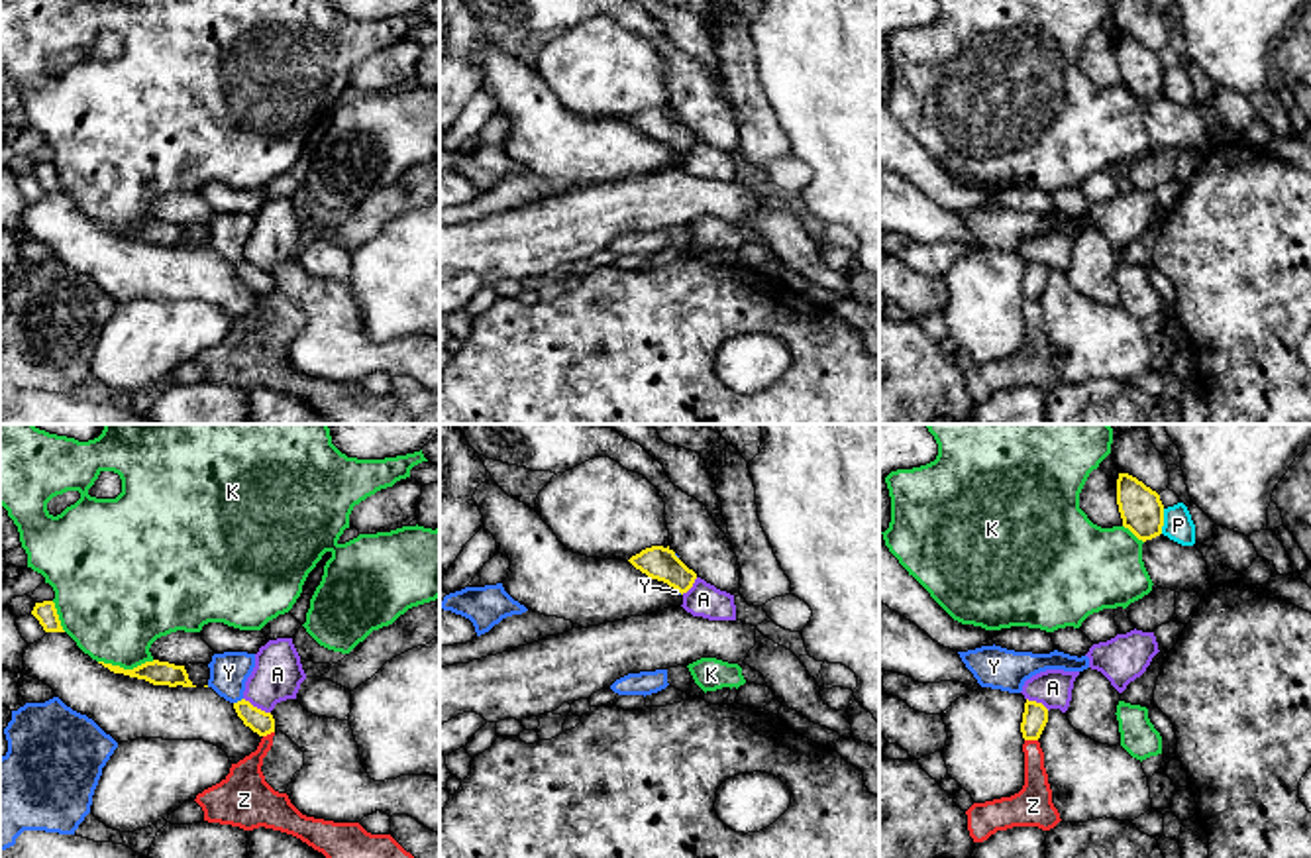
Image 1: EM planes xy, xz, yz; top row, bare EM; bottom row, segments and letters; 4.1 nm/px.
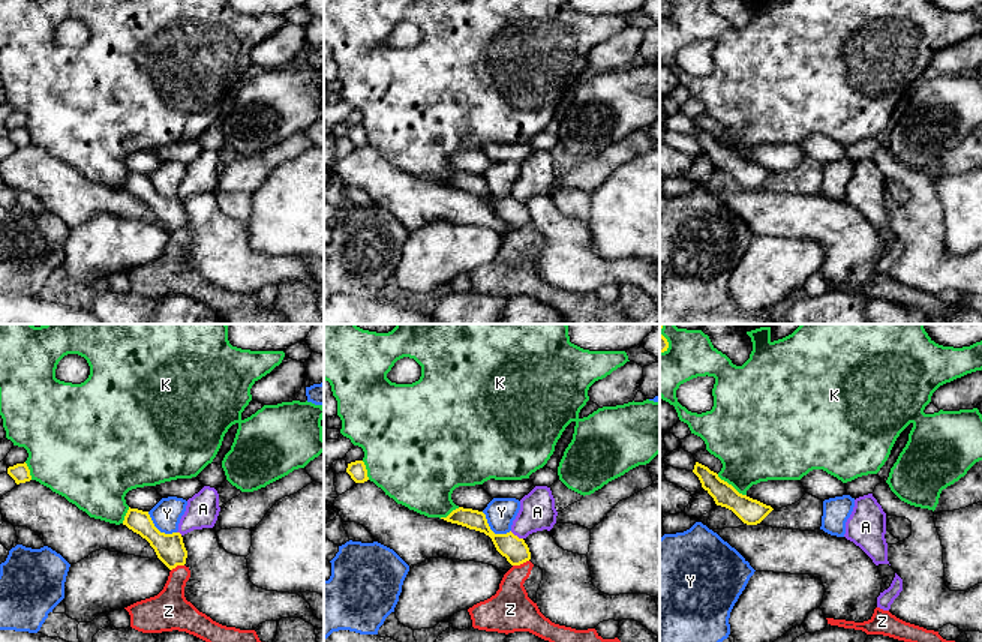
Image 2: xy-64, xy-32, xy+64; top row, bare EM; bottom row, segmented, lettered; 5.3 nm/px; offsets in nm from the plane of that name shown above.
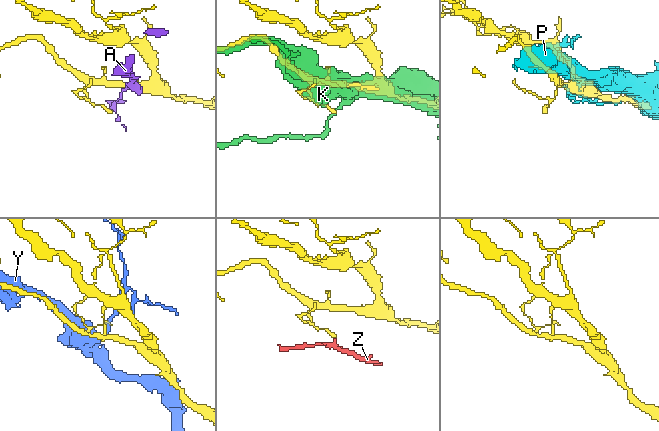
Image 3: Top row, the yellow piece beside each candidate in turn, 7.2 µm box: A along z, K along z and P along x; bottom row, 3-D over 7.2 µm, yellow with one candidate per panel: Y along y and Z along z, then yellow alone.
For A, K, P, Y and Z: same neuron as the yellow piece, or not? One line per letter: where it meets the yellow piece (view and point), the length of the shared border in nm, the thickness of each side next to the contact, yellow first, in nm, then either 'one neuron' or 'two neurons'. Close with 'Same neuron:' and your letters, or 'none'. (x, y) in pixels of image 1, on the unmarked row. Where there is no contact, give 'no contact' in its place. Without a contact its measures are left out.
A: xy (256, 268) | 130 nm | 90/200 nm | two neurons
K: xy (126, 230) | 240 nm | 100/400 nm | two neurons
P: yz (1162, 81) | 110 nm | 180/120 nm | two neurons
Y: xy (238, 262) | 50 nm | 90/160 nm | two neurons
Z: yz (1031, 299) | 60 nm | 110/140 nm | two neurons
Same neuron: none

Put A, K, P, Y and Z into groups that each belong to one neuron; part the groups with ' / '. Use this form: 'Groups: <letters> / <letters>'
Groups: A / K / P / Y / Z

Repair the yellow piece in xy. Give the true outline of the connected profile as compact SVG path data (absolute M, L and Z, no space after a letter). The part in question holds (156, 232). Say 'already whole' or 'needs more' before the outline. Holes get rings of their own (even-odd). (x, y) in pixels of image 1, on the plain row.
already whole; M153 220L153 222L141 224L141 226L133 228L133 230L124 230L120 226L104 224L104 222L98 222L98 224L102 224L104 228L108 228L114 234L124 234L124 236L130 236L130 238L145 240L145 241L149 241L153 245L196 247L188 240L188 234L186 234L184 226L175 226L175 224L169 224L169 222Z

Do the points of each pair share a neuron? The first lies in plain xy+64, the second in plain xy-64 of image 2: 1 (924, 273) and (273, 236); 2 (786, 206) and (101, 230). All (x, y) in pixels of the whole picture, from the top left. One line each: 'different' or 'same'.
1: different
2: different

